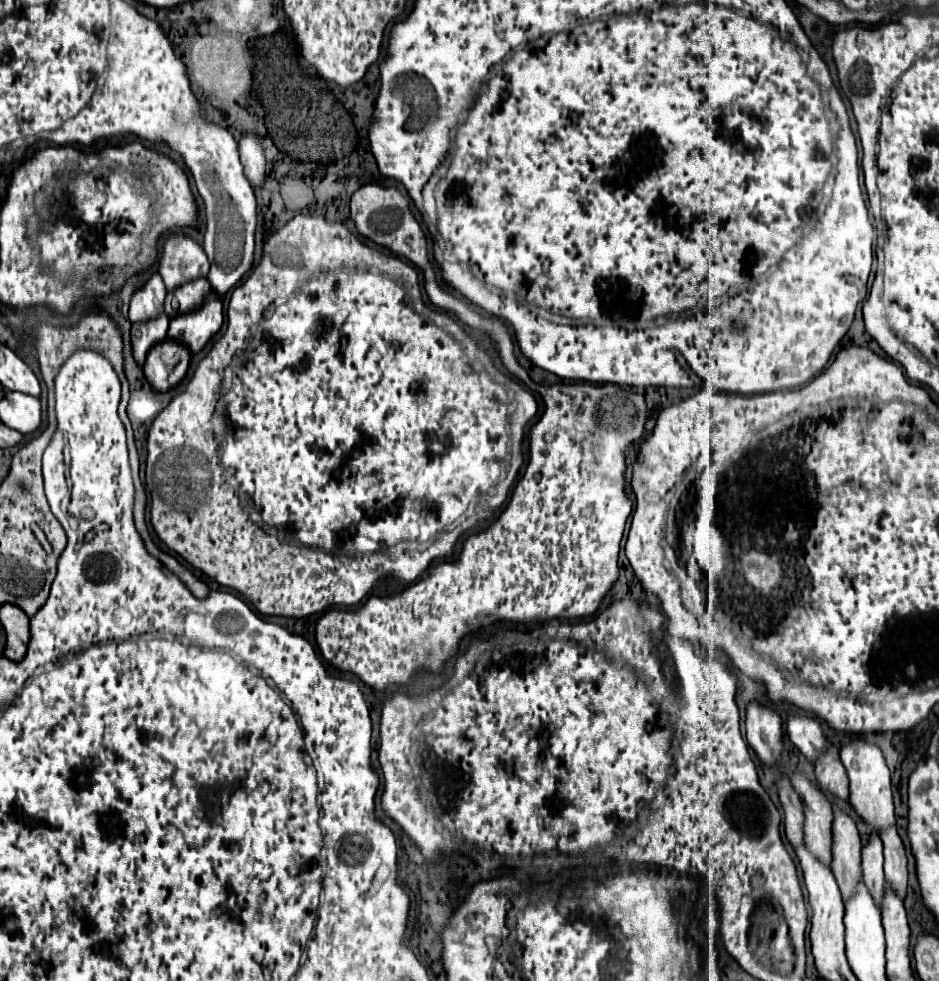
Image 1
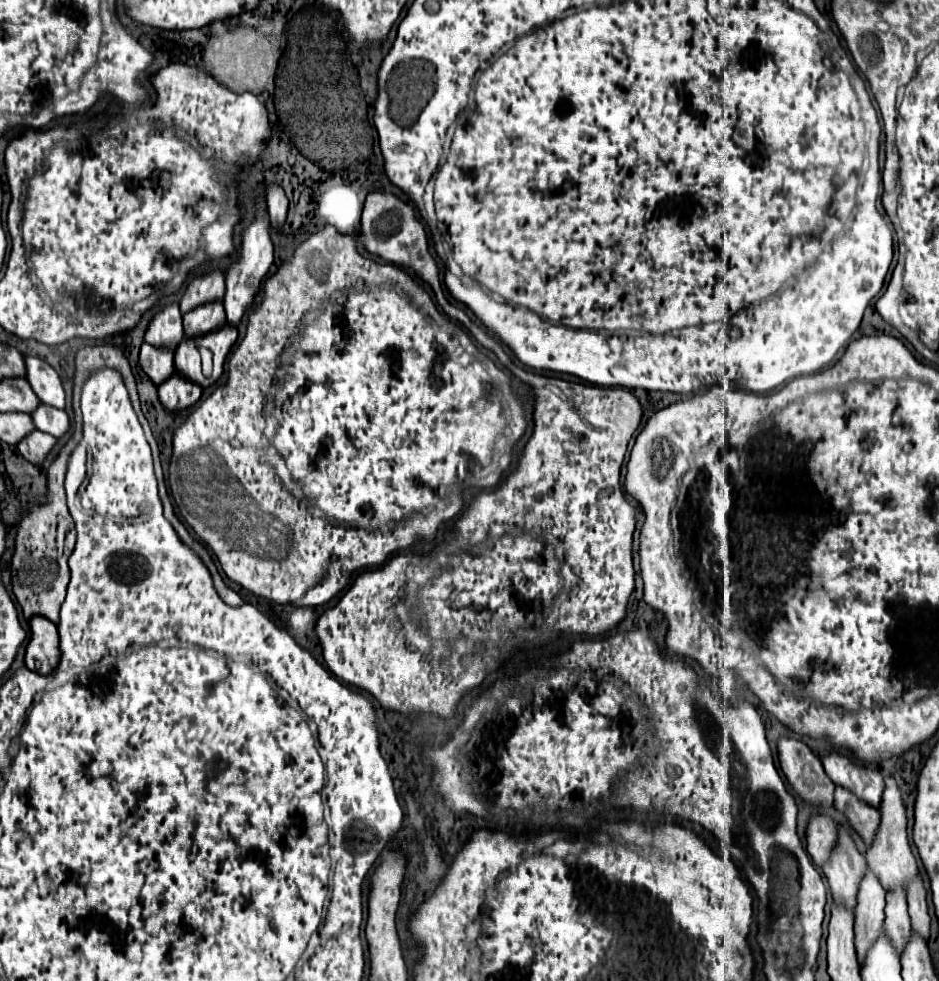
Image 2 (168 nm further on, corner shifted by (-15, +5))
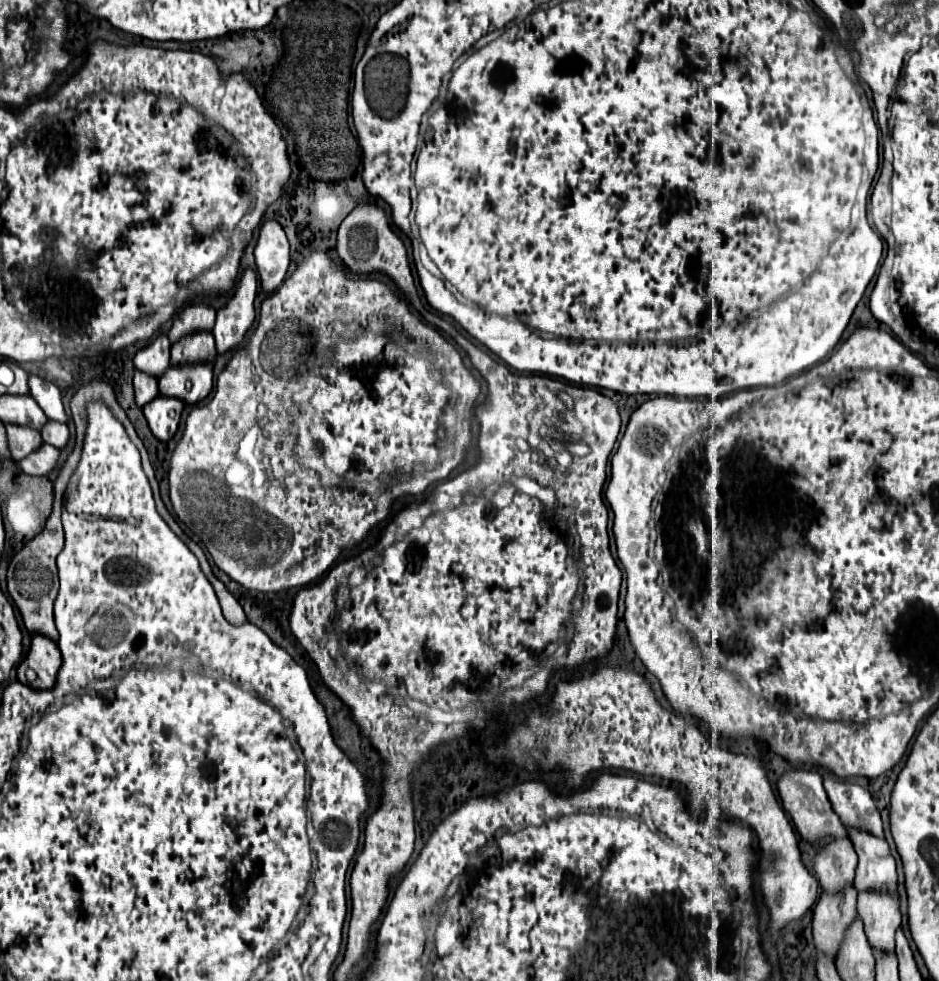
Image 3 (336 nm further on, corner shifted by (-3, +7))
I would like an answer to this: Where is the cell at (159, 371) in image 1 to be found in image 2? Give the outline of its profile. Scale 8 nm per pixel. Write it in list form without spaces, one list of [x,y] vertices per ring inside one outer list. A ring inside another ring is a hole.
[[[175,371],[159,385],[159,399],[165,409],[181,411],[185,407],[191,407],[201,397],[201,391],[201,385]]]

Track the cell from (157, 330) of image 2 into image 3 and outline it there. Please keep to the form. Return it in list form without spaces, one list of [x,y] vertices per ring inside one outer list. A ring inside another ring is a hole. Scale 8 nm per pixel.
[[[159,335],[155,341],[151,341],[147,347],[139,349],[133,363],[137,371],[143,371],[147,375],[163,375],[163,371],[169,367],[169,339],[167,335]]]

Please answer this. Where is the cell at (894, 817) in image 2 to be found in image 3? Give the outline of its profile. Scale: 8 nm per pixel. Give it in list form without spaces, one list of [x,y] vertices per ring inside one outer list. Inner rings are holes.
[[[859,893],[857,915],[863,919],[871,947],[881,953],[891,953],[895,947],[895,931],[901,925],[899,899],[881,893]]]

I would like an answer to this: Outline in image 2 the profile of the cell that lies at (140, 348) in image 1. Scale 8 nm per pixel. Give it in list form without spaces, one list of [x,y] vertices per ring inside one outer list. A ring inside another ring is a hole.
[[[149,343],[141,345],[141,369],[151,377],[155,385],[163,383],[175,371],[173,353],[175,349],[163,349]]]

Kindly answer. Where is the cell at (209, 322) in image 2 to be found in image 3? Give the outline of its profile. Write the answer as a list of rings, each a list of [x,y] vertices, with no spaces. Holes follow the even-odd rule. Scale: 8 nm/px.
[[[193,333],[173,343],[171,363],[199,363],[199,359],[211,359],[215,363],[215,339],[211,333]]]

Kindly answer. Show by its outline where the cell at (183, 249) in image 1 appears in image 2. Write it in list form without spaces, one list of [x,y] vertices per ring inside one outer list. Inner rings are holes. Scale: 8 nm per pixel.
[[[213,269],[203,277],[193,277],[187,283],[187,289],[181,297],[181,313],[187,313],[195,309],[195,305],[203,305],[207,301],[223,299],[225,293],[225,281],[221,269]]]

